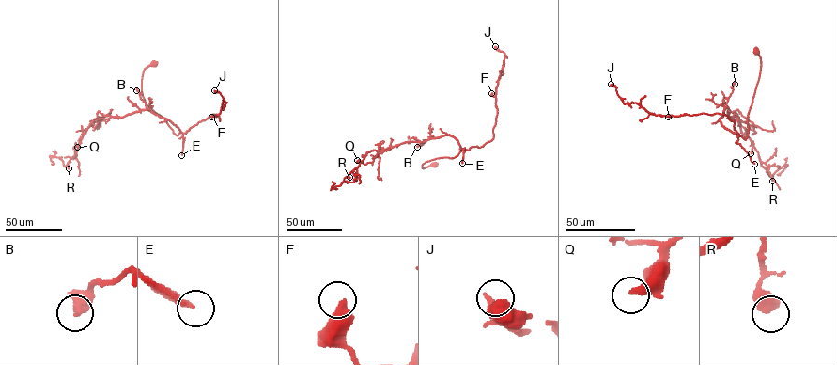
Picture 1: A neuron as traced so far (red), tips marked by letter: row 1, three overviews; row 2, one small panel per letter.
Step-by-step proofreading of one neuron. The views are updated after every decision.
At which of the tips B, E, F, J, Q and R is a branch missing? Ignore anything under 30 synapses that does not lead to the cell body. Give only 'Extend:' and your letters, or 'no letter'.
Extend: no letter

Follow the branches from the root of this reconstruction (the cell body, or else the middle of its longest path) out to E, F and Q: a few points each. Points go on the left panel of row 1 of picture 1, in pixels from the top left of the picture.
E: (165, 119), (182, 134), (181, 155)
F: (165, 119), (185, 133), (213, 114), (217, 115), (211, 117)
Q: (165, 119), (147, 109), (122, 117), (97, 118), (77, 147)

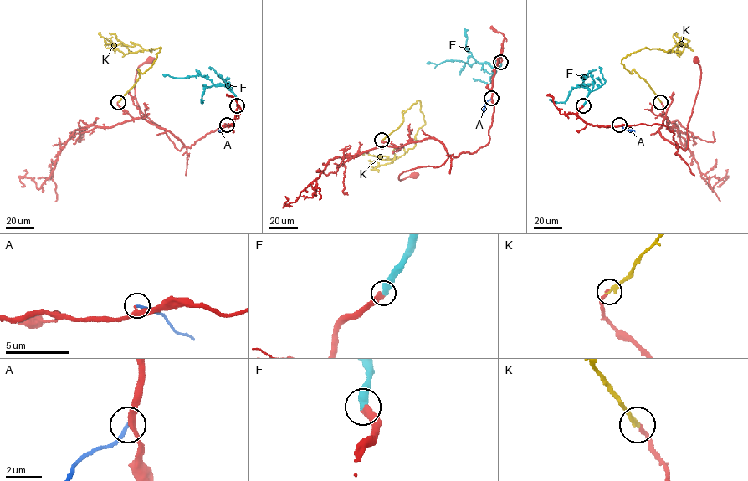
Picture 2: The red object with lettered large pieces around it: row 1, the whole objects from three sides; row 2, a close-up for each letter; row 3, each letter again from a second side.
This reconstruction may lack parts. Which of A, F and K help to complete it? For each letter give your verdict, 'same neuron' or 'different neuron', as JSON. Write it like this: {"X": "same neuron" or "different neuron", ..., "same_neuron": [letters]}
{"A": "same neuron", "F": "same neuron", "K": "different neuron", "same_neuron": ["A", "F"]}

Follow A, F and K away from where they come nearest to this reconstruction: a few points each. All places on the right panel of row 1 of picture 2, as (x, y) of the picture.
A: (619, 125), (634, 131)
F: (583, 105), (590, 91), (582, 84), (586, 77), (581, 74), (581, 78), (585, 77), (583, 74)
K: (661, 102), (642, 78), (634, 69), (631, 74), (621, 61), (647, 48), (680, 54), (673, 38), (676, 32)

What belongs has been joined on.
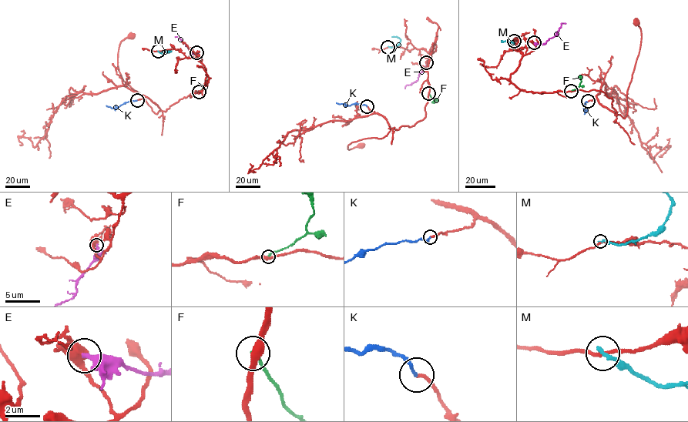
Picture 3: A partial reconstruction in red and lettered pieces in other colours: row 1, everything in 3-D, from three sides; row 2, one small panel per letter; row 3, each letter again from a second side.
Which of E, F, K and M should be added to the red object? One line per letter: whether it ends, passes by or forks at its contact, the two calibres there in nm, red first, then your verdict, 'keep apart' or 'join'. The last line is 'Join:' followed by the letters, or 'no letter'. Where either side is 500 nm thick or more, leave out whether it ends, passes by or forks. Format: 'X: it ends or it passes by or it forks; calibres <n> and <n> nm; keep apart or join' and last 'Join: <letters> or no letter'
E: calibres 550 and 360 nm; keep apart
F: it ends; calibres 380 and 170 nm; keep apart
K: it ends; calibres 190 and 190 nm; join
M: it ends; calibres 200 and 240 nm; keep apart
Join: K

